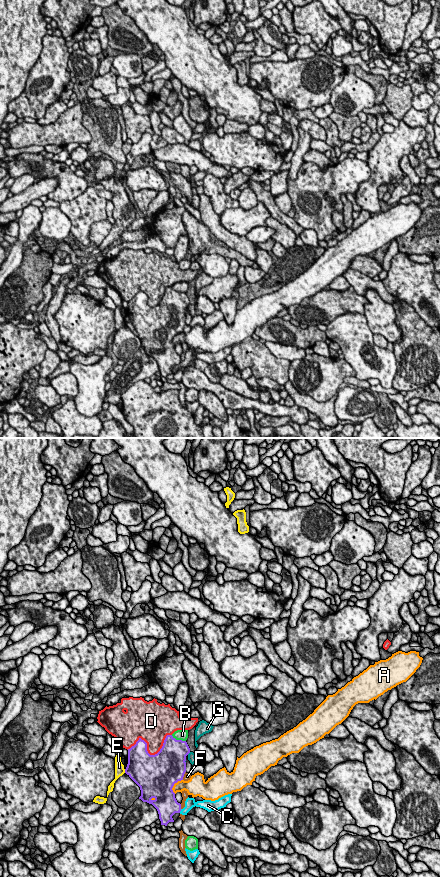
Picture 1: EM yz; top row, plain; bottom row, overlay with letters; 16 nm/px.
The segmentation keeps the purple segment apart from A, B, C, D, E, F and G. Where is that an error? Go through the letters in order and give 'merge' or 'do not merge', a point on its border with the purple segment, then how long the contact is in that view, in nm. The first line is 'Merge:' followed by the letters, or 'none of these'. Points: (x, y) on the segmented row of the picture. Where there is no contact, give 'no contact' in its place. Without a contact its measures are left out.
Merge: none of these
A: do not merge; contact yz (173, 785); length 280 nm
B: do not merge; contact yz (178, 740); length 260 nm
C: do not merge; contact yz (180, 810); length 70 nm
D: do not merge; contact yz (148, 753); length 750 nm
E: do not merge; contact yz (125, 771); length 70 nm
F: do not merge; contact yz (180, 806); length 80 nm
G: do not merge; contact yz (188, 753); length 70 nm

